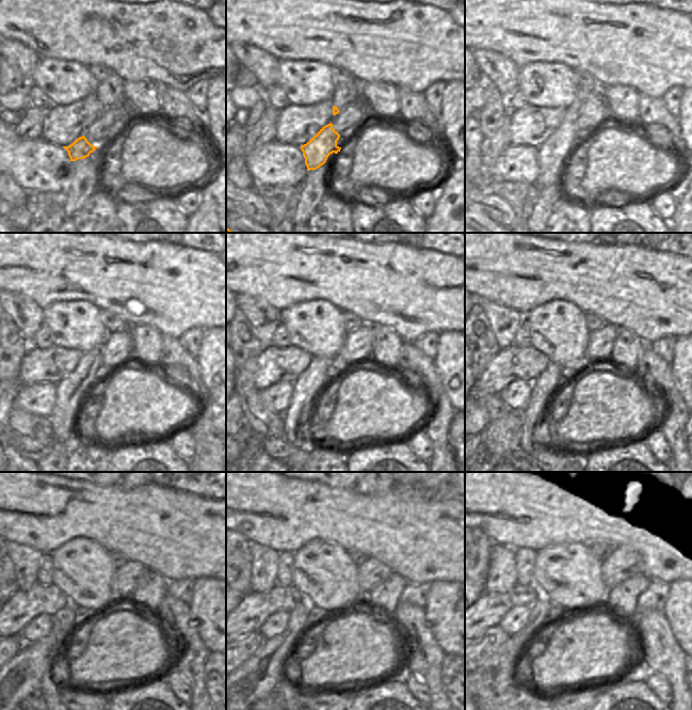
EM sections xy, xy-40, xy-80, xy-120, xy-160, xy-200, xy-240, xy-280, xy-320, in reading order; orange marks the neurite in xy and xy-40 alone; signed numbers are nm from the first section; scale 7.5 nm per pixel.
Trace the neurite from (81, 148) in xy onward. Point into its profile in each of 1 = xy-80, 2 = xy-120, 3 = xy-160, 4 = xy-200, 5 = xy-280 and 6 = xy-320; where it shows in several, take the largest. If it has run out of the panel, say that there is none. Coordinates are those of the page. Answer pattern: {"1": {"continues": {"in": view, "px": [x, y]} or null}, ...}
{"1": {"continues": {"in": "xy-80", "px": [558, 151]}}, "2": {"continues": {"in": "xy-120", "px": [73, 393]}}, "3": {"continues": {"in": "xy-160", "px": [309, 389]}}, "4": {"continues": {"in": "xy-200", "px": [499, 438]}}, "5": {"continues": {"in": "xy-280", "px": [254, 679]}}, "6": {"continues": {"in": "xy-320", "px": [504, 668]}}}

